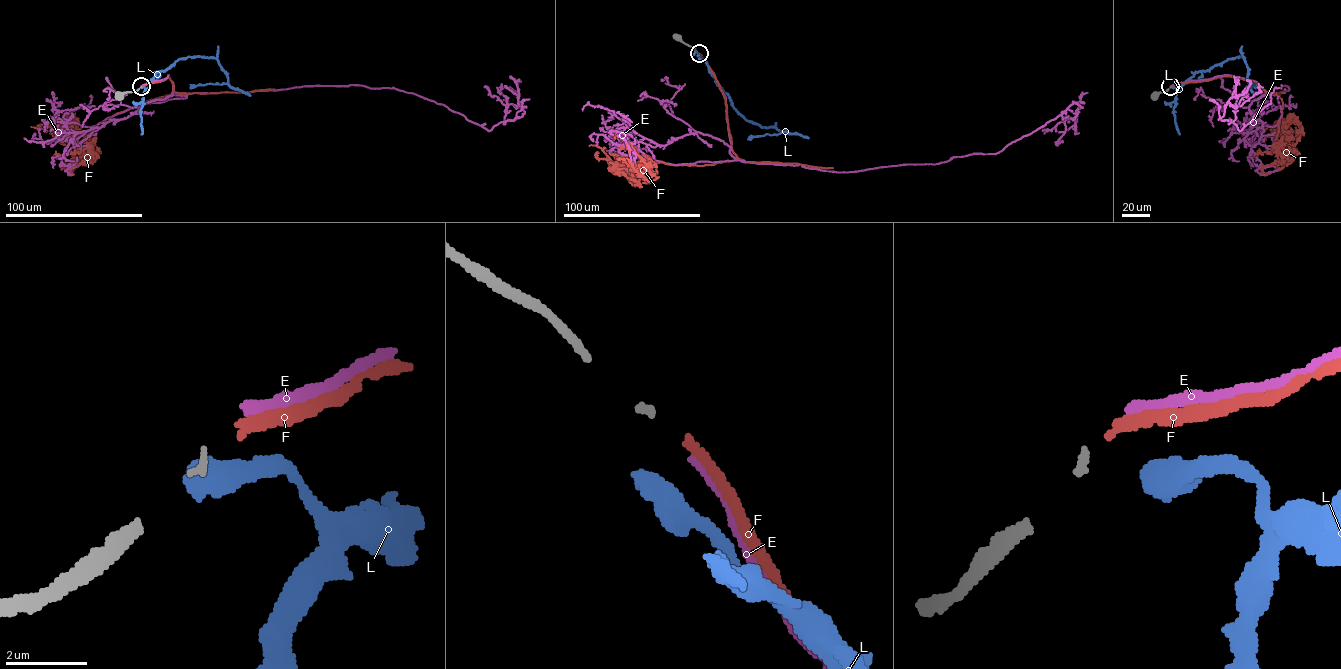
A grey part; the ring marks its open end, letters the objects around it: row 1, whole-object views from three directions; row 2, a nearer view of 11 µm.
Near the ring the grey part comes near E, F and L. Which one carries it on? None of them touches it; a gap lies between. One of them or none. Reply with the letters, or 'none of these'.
F

